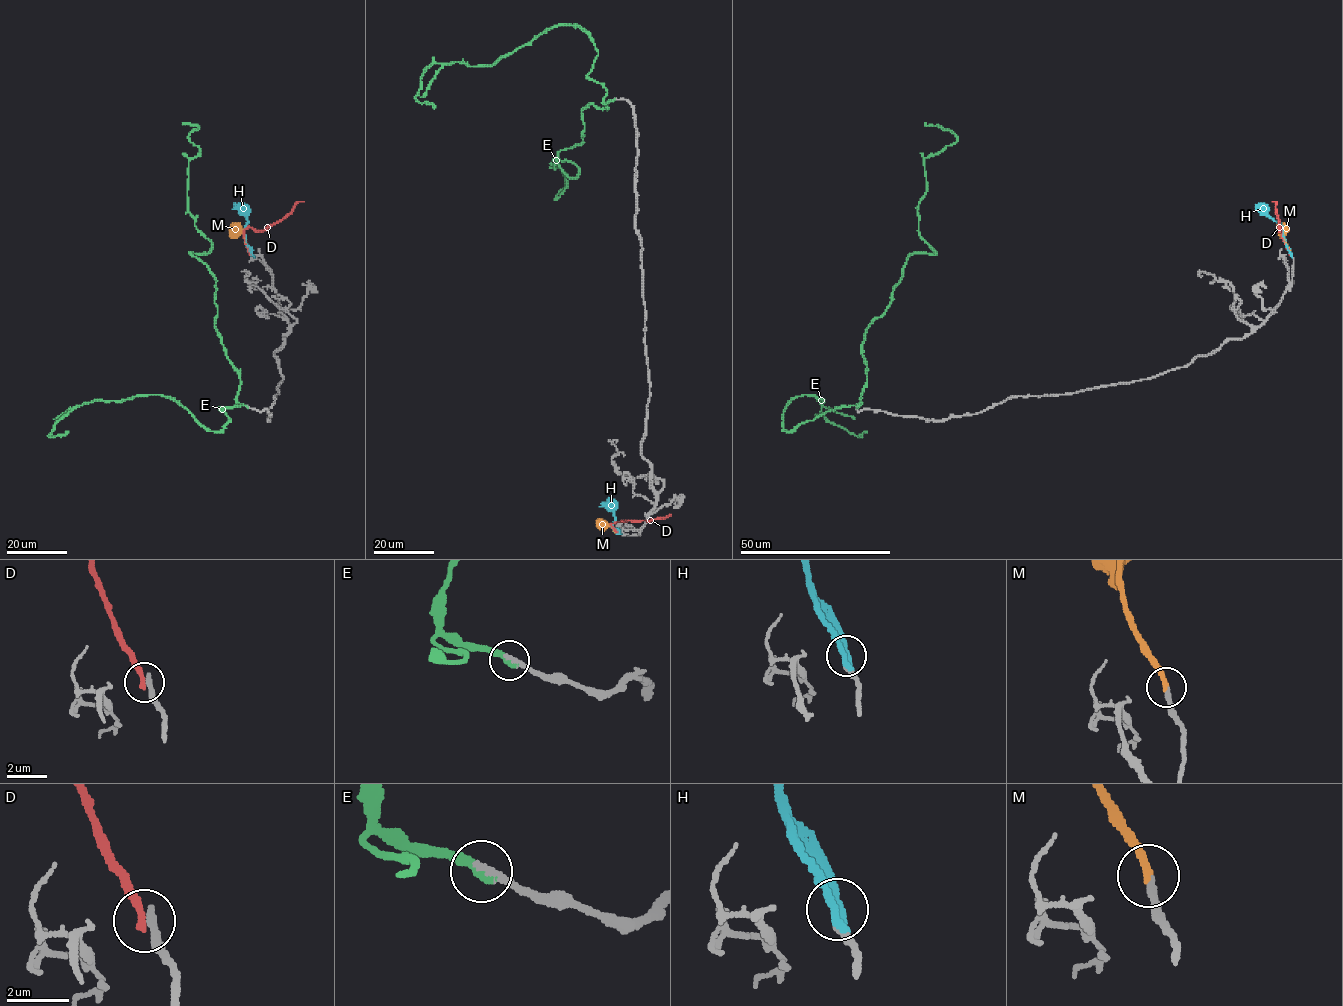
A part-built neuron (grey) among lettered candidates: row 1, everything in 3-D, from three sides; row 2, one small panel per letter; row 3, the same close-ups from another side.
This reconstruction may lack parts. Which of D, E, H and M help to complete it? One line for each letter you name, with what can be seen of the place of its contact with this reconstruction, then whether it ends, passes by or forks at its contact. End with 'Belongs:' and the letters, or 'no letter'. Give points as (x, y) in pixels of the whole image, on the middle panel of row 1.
E: (613, 99) | it ends
M: (616, 532) | it ends
Belongs: E, M

